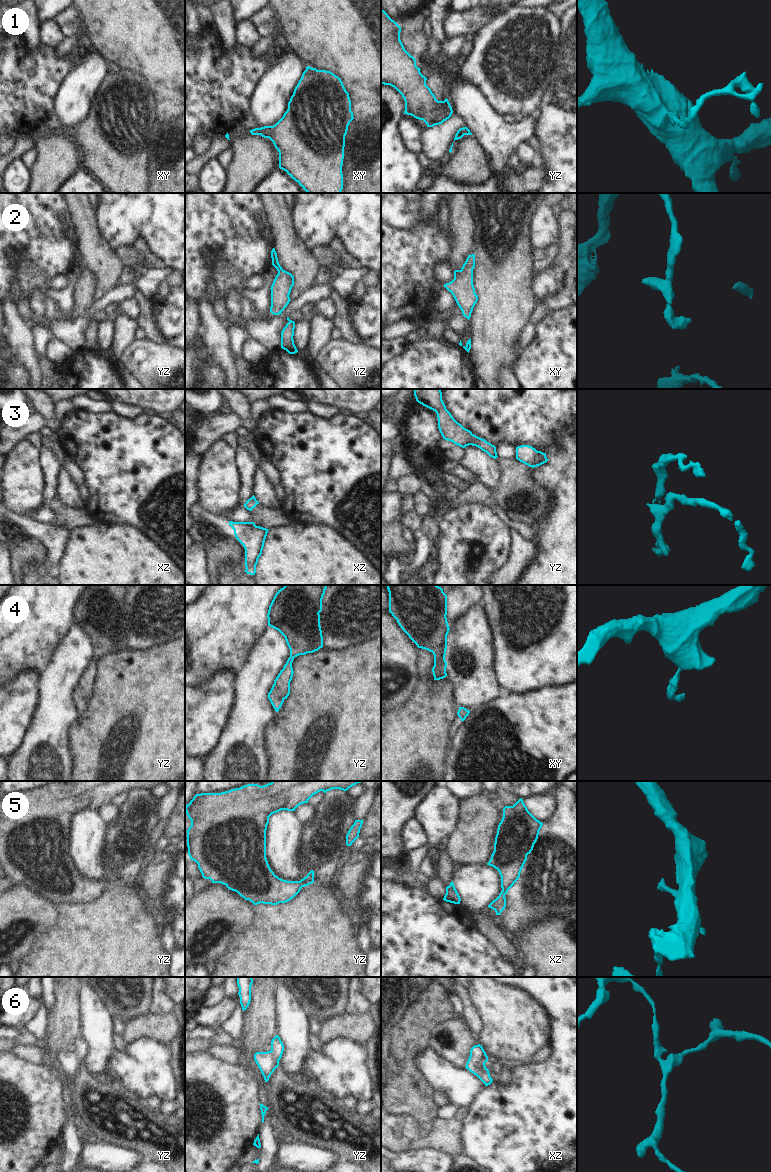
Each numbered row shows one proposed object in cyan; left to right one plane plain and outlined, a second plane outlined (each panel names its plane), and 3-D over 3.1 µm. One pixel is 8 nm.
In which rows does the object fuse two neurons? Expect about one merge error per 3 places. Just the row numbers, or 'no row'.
3

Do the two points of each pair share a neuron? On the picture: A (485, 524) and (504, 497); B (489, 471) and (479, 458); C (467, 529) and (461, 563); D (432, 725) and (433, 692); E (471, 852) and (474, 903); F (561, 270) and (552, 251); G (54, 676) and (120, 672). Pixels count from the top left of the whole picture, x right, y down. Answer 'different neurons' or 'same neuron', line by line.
A: different neurons
B: same neuron
C: same neuron
D: same neuron
E: different neurons
F: different neurons
G: different neurons

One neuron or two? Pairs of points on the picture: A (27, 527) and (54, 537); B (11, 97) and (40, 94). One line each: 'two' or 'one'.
A: one
B: one

